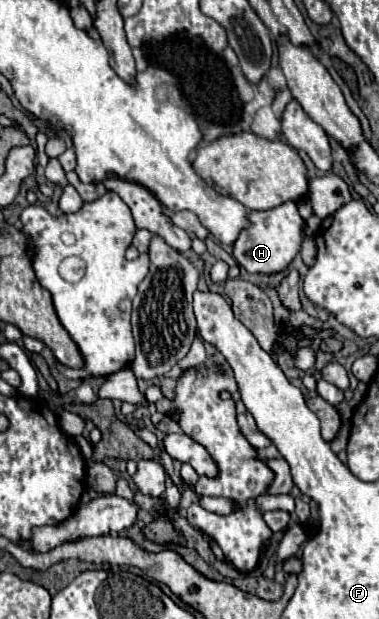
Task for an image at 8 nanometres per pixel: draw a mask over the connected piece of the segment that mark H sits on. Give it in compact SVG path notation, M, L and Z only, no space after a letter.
M288 200L272 210L264 212L248 212L250 226L240 232L238 240L234 242L234 258L238 260L240 266L244 266L250 274L274 274L284 270L292 258L298 254L300 244L302 244L302 228L304 220L300 218L296 210L296 202Z

